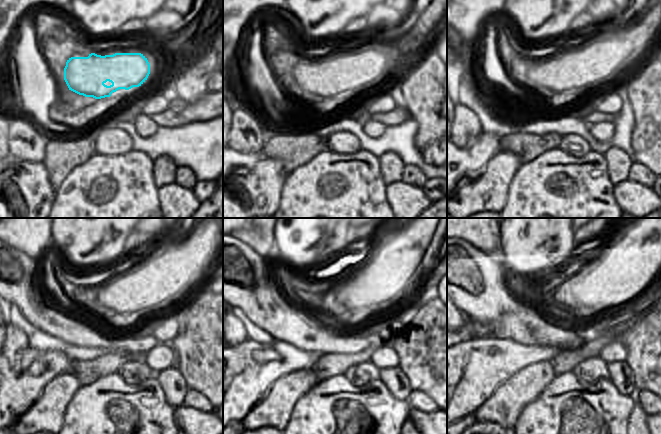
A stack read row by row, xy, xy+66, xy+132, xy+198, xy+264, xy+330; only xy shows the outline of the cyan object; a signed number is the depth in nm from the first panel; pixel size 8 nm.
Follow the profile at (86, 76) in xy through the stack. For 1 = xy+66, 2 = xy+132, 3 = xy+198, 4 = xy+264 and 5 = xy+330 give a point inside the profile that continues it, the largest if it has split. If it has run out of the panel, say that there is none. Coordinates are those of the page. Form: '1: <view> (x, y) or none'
1: xy+66 (359, 69)
2: xy+132 (599, 61)
3: xy+198 (168, 275)
4: xy+264 (395, 268)
5: xy+330 (626, 270)

